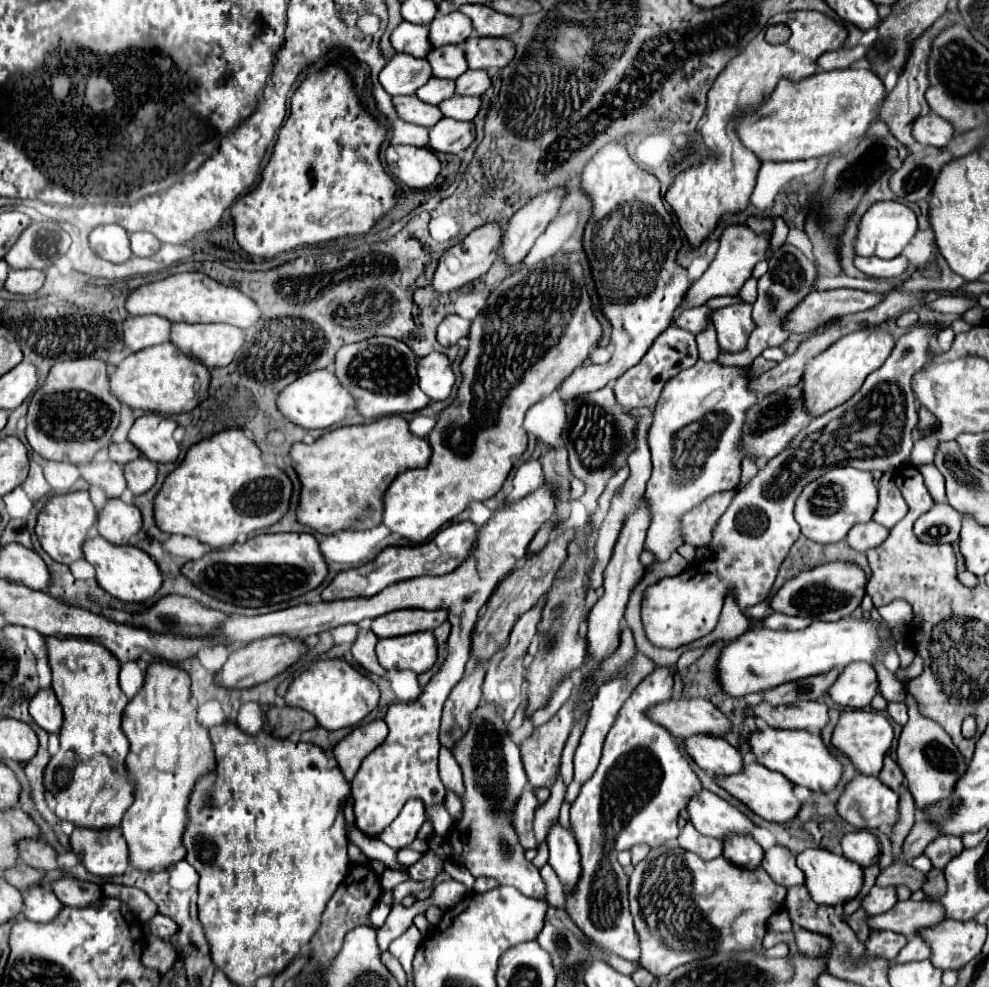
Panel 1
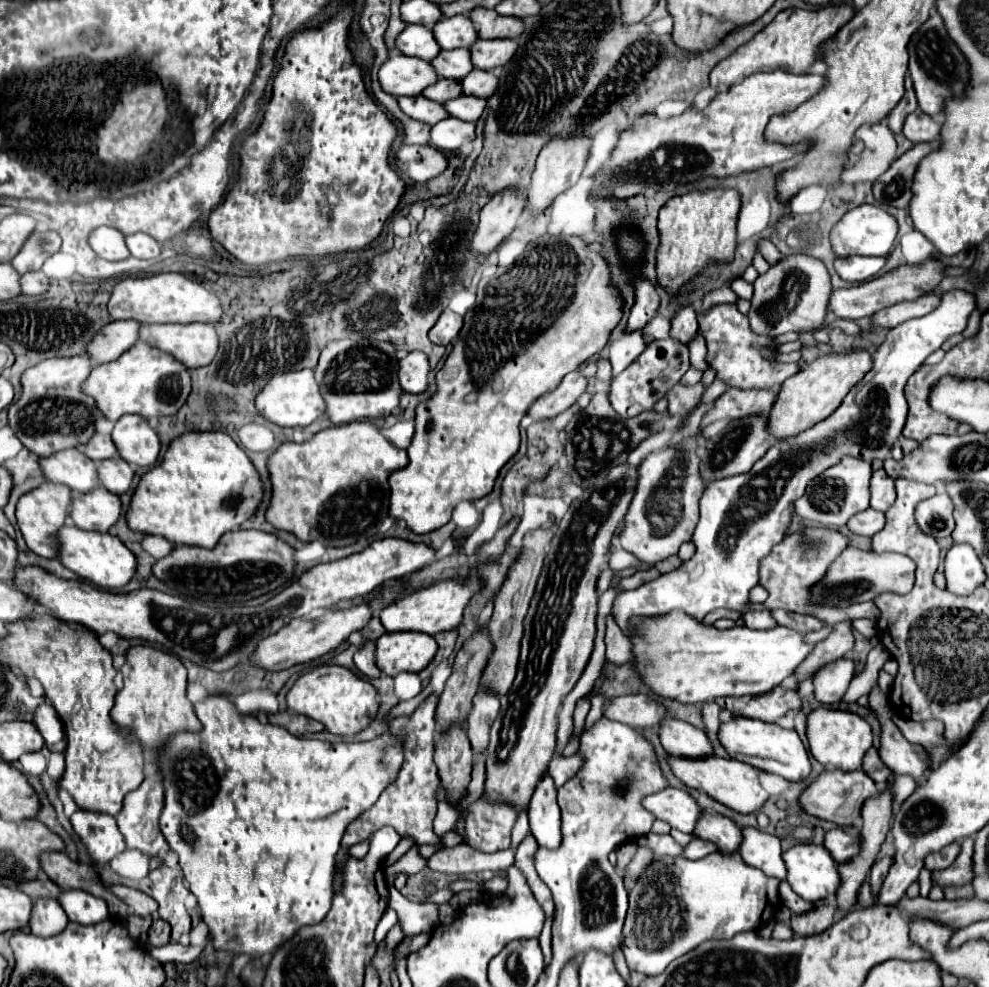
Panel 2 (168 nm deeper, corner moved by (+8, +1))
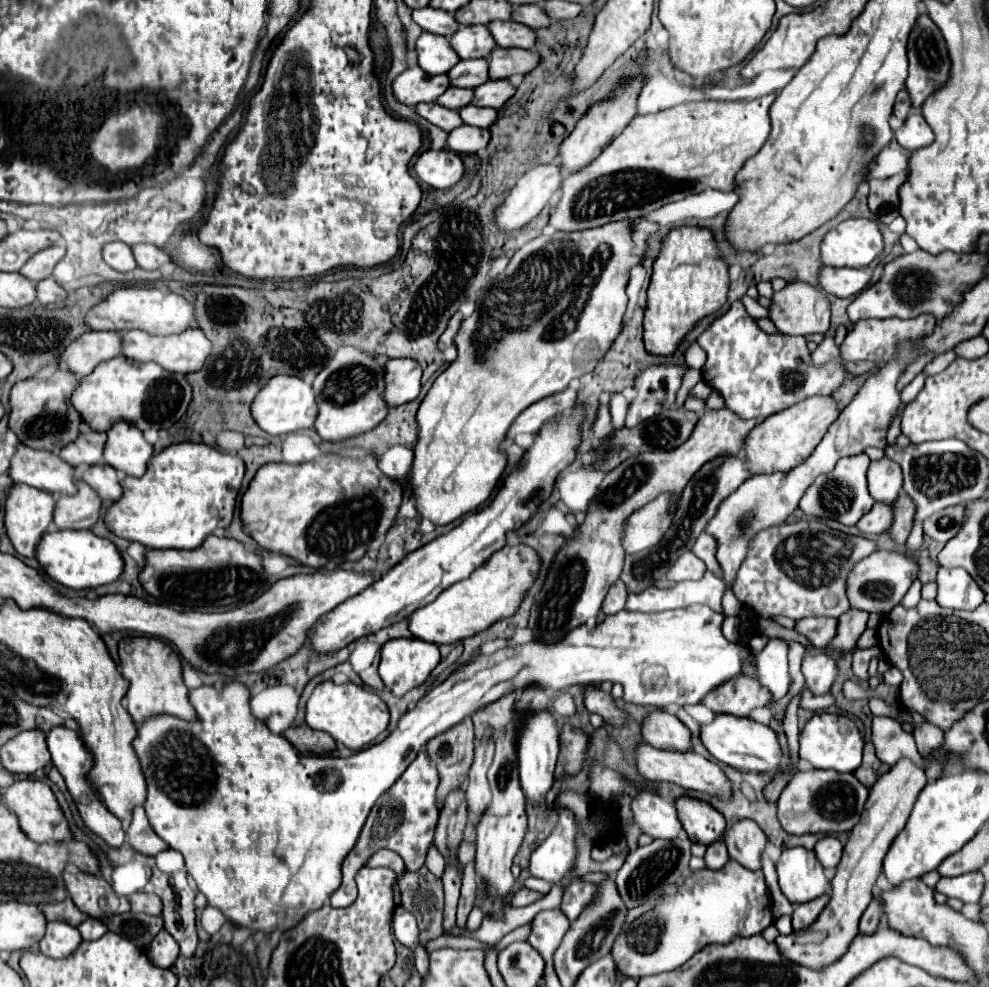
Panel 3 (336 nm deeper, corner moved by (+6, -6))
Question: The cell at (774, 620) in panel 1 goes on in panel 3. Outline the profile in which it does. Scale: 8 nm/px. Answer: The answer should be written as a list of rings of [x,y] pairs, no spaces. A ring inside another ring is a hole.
[[[803,618],[795,622],[795,632],[805,636],[813,648],[823,648],[837,632],[837,620],[829,618]]]

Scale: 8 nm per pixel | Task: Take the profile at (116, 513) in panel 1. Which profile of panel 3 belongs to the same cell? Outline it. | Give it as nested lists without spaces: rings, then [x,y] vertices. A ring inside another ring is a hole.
[[[83,480],[77,496],[61,496],[57,500],[57,508],[53,512],[53,524],[57,528],[71,528],[71,530],[91,530],[101,512],[101,496],[93,492]]]

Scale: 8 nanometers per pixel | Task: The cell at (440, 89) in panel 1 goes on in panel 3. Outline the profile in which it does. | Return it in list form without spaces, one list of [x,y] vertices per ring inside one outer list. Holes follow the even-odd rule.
[[[449,86],[447,92],[437,98],[437,104],[445,106],[445,108],[451,108],[451,110],[459,110],[459,108],[467,106],[471,100],[473,100],[473,92],[471,90]]]

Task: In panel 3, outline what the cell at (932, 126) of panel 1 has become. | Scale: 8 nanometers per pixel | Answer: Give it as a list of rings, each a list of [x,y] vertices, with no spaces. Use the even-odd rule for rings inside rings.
[[[911,114],[907,120],[905,120],[905,124],[903,124],[903,128],[901,130],[897,130],[897,142],[903,146],[903,148],[907,148],[907,150],[919,150],[919,148],[925,148],[925,146],[929,146],[933,140],[935,140],[935,134],[933,134],[933,130],[931,130],[931,126],[927,124],[927,120],[921,116],[921,114]]]

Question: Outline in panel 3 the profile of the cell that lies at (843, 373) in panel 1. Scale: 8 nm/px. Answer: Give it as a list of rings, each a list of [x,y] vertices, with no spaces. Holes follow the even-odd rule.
[[[817,394],[765,418],[761,424],[753,428],[753,432],[745,442],[745,458],[749,460],[751,474],[787,472],[789,468],[795,468],[797,464],[807,460],[839,414],[841,410],[833,396]]]

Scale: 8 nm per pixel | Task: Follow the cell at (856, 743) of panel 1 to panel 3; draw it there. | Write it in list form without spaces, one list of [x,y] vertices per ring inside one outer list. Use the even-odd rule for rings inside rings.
[[[817,712],[813,718],[805,724],[801,736],[799,736],[799,756],[801,760],[809,762],[813,768],[825,768],[835,772],[855,772],[861,764],[863,754],[863,738],[855,722],[843,714],[831,714],[831,712]]]

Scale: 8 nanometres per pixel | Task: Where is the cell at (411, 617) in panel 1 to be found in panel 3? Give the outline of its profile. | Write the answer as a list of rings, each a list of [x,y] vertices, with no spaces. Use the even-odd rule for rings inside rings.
[[[525,544],[503,546],[487,562],[483,562],[469,578],[455,582],[443,590],[431,604],[417,608],[409,618],[409,632],[425,642],[433,644],[455,644],[485,628],[499,618],[515,614],[523,594],[533,584],[533,572],[539,570],[539,556]]]

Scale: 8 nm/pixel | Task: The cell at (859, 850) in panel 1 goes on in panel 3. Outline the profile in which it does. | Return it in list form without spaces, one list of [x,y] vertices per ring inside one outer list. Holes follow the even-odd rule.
[[[823,838],[815,846],[815,854],[825,868],[835,868],[843,856],[843,844],[837,838]]]

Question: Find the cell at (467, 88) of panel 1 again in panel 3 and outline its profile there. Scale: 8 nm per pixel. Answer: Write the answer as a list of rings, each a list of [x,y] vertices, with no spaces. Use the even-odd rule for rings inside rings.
[[[487,80],[485,84],[473,88],[475,106],[489,106],[489,108],[501,108],[509,96],[513,96],[515,88],[509,84],[509,80]]]

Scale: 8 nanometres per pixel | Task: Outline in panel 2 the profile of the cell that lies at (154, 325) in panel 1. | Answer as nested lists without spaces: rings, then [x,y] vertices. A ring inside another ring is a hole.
[[[133,319],[113,321],[97,331],[93,339],[87,343],[87,355],[97,363],[115,361],[121,353],[125,353],[137,341],[139,323]]]

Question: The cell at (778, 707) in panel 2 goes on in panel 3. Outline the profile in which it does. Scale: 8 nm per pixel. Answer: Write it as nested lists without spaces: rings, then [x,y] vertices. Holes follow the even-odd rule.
[[[741,676],[741,680],[729,680],[729,684],[723,684],[717,688],[717,692],[711,692],[711,696],[703,700],[703,704],[713,712],[733,716],[749,716],[751,710],[765,708],[771,702],[771,694],[755,684],[755,680],[749,676]]]

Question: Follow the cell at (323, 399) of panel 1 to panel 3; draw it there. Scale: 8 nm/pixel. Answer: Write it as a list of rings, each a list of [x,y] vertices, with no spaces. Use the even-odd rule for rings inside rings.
[[[273,376],[265,388],[261,388],[259,396],[255,396],[251,404],[251,414],[261,430],[271,436],[291,434],[299,430],[307,430],[313,426],[317,418],[317,402],[313,388],[297,376]]]

